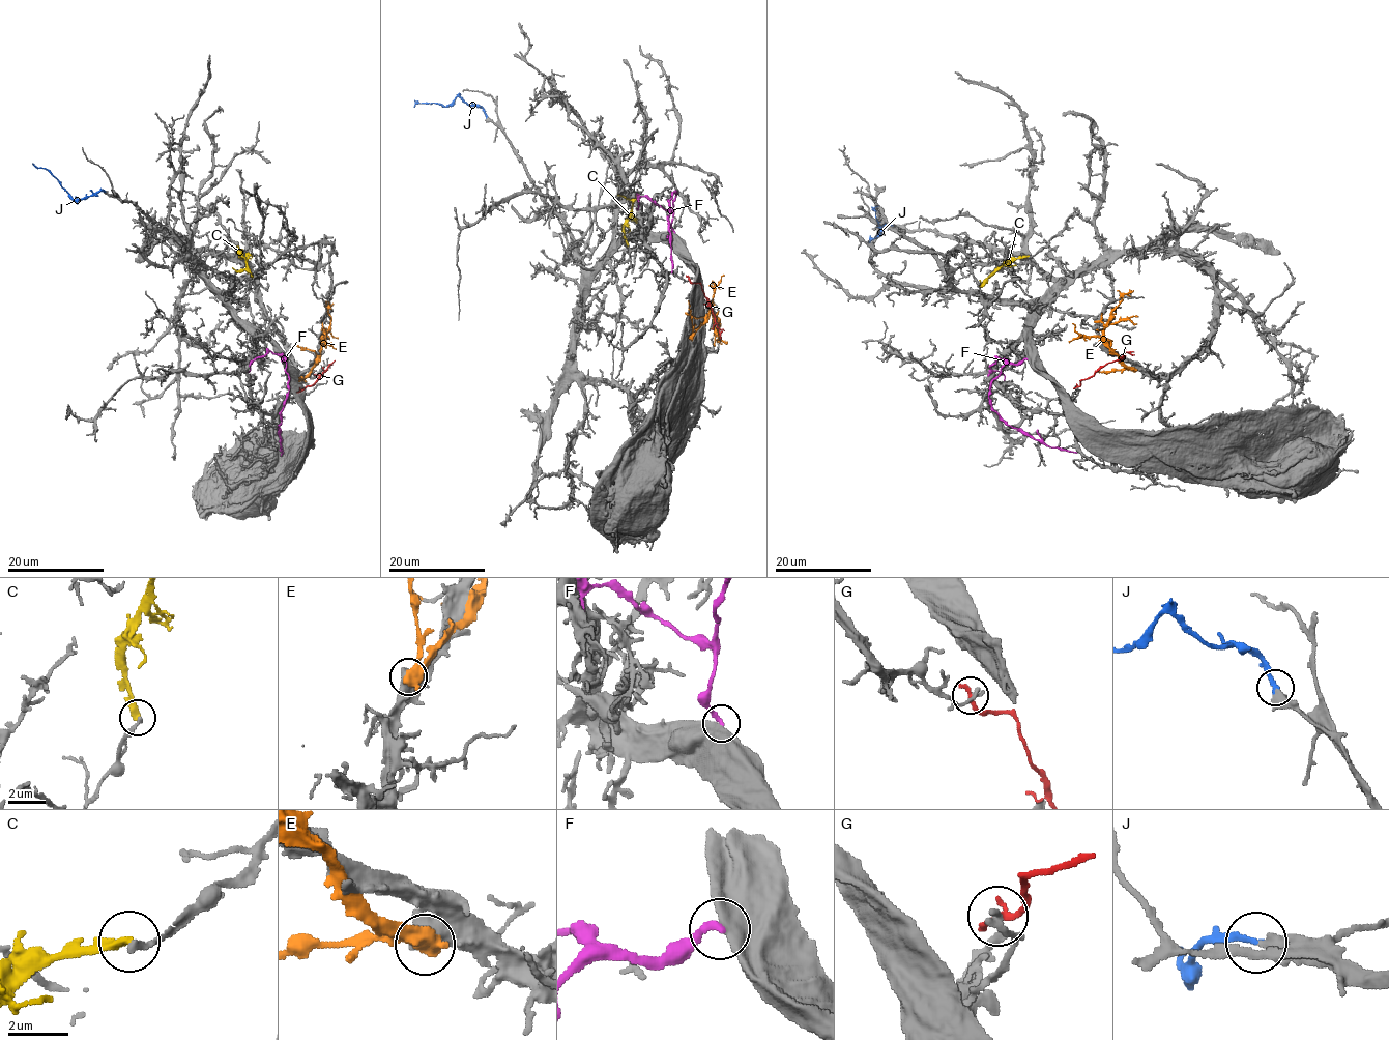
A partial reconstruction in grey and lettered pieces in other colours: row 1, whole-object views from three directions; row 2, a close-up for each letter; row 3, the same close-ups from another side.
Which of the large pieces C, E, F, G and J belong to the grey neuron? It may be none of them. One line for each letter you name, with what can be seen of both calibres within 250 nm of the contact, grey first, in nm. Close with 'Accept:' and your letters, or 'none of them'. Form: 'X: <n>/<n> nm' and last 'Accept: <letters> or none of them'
J: 440/200 nm
Accept: J

